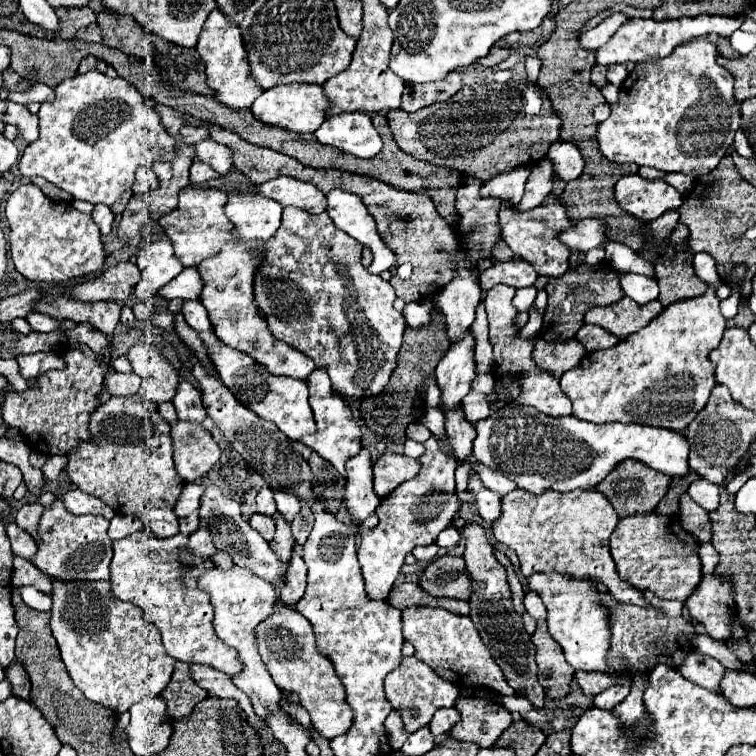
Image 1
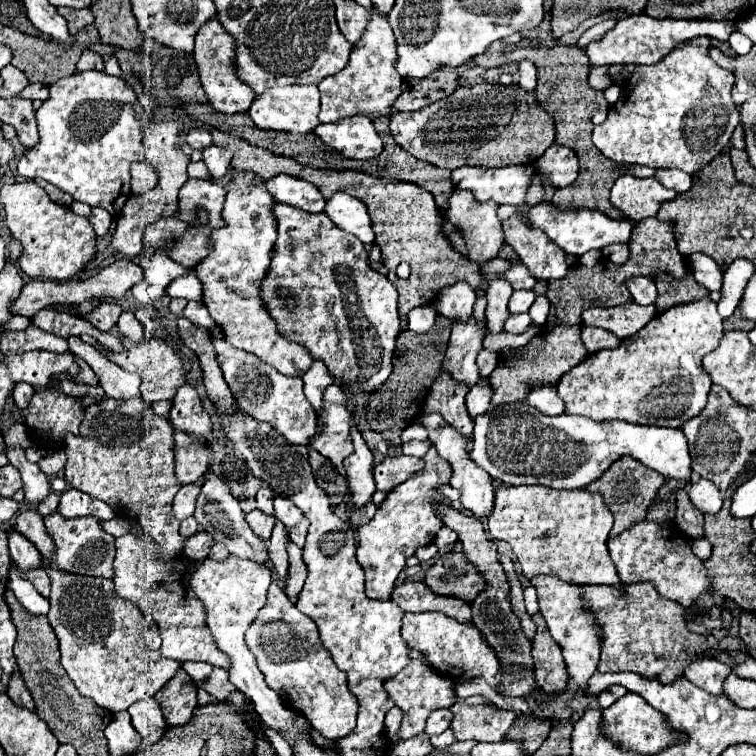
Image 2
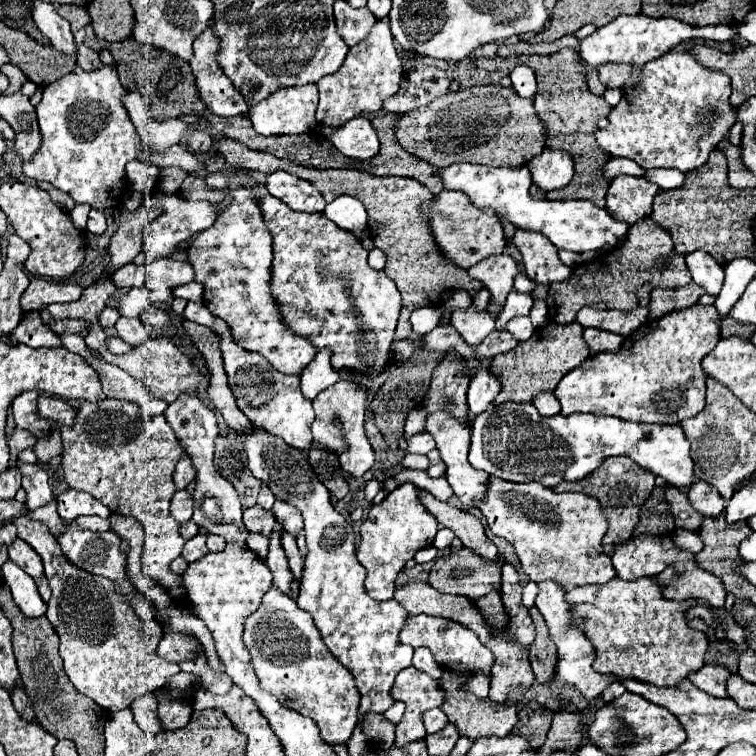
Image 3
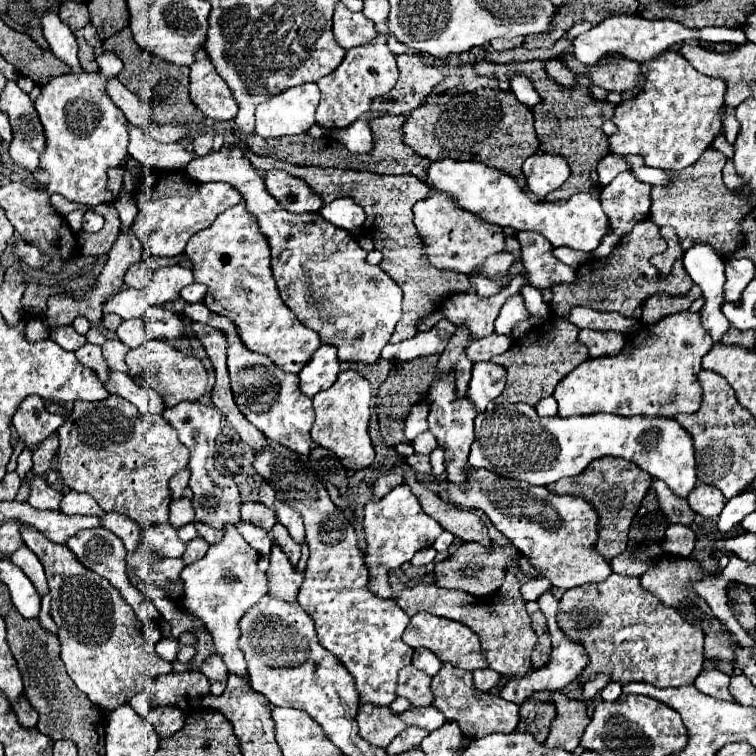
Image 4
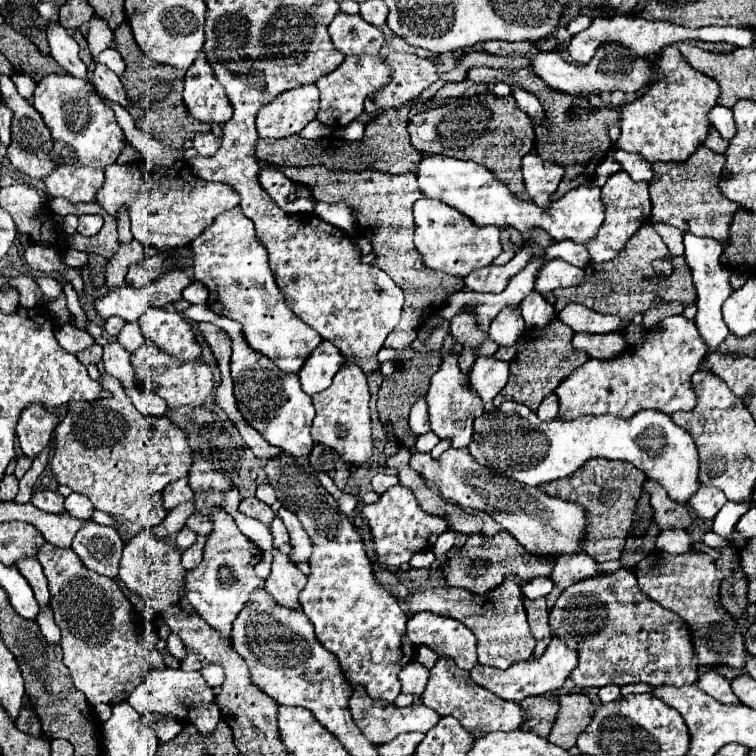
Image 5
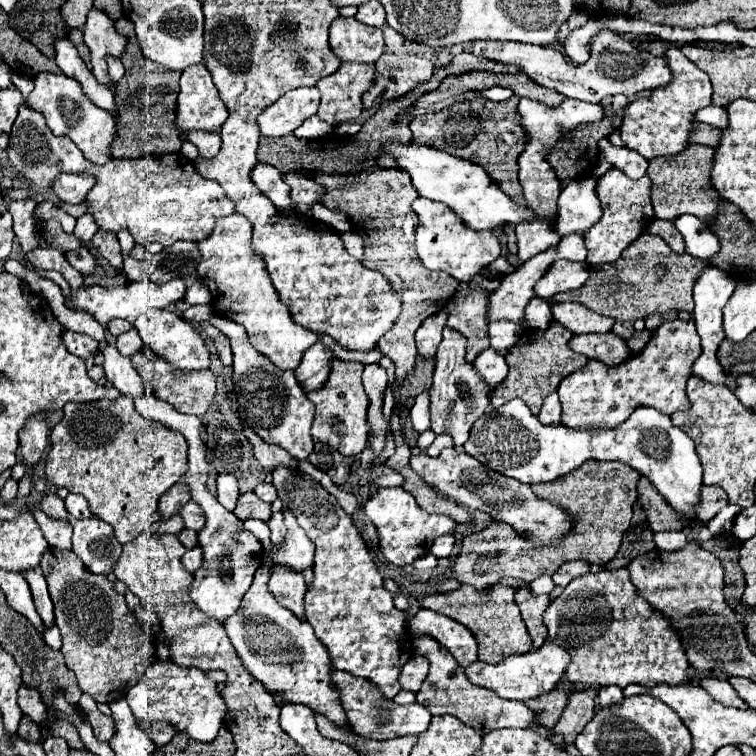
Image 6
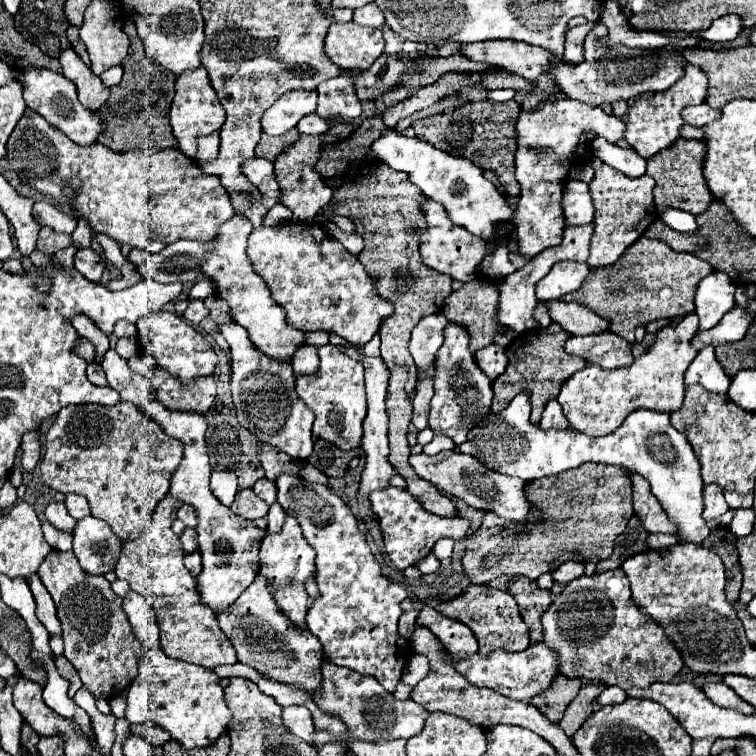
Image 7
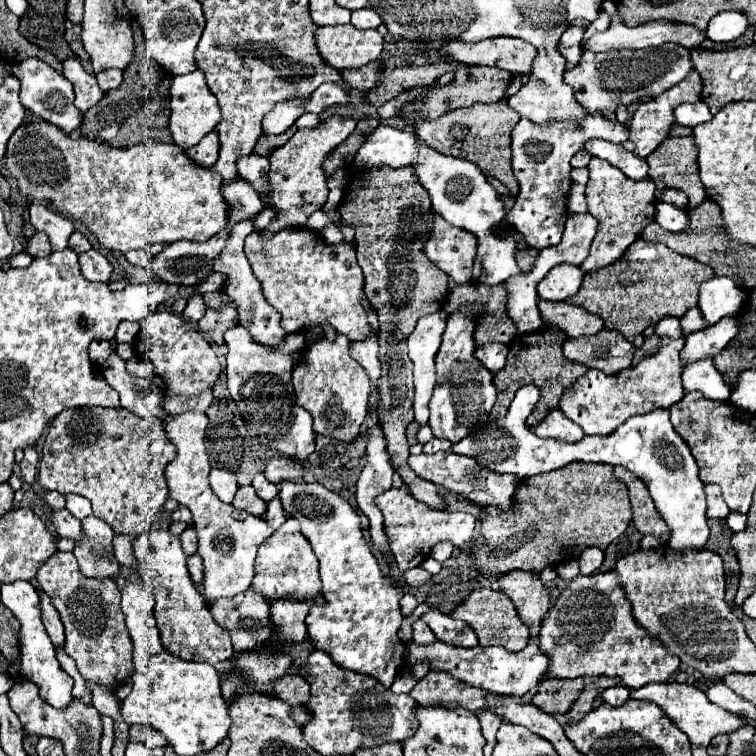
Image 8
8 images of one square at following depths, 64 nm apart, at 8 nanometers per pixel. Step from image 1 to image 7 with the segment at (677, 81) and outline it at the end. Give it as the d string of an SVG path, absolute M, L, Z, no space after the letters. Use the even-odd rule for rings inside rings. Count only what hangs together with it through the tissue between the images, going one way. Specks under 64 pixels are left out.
M684 62L684 68L686 68L686 74L676 82L676 86L668 88L666 92L658 92L658 94L652 94L650 98L642 98L642 100L636 100L634 106L630 108L628 112L628 118L626 118L626 132L624 132L624 138L630 142L630 146L642 156L642 158L650 158L652 154L660 152L662 148L668 148L680 134L680 128L682 128L682 116L680 116L680 110L688 104L700 104L704 102L704 96L706 96L706 88L708 88L708 78L706 74Z

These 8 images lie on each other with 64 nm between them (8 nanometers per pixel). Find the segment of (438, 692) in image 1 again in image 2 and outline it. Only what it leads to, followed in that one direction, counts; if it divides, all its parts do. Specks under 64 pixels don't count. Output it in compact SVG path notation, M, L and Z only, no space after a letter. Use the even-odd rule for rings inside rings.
M412 660L404 670L400 670L394 678L390 678L386 682L386 692L396 702L396 706L404 710L404 720L398 728L398 738L400 740L408 740L408 738L414 738L414 736L422 734L426 718L432 710L448 708L448 706L452 706L452 702L456 702L454 682L450 678L444 678L440 674L430 672L426 666L422 666L416 660Z

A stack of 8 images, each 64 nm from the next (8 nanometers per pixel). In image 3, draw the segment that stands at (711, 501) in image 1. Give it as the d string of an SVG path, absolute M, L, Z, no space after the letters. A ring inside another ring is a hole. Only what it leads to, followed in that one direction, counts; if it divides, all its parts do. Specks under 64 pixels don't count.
M696 480L692 488L688 490L688 500L702 516L716 518L726 508L726 500L720 496L720 492L714 486L708 486L708 482Z

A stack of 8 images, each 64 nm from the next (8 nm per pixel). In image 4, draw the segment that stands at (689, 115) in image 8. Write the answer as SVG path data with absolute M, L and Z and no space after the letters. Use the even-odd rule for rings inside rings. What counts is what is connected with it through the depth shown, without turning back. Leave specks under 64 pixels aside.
M730 108L722 110L722 128L724 128L726 140L732 144L732 142L736 140L738 130L740 130L740 126L738 126L738 122L736 122L736 118L734 118L734 110L730 110Z

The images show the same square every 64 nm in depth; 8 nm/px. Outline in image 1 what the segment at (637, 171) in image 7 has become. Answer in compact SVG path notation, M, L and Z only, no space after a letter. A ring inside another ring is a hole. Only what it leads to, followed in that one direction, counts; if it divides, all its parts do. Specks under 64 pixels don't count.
M666 172L662 180L668 182L670 186L674 186L682 196L694 188L694 178L688 178L686 174L680 174L680 172Z

